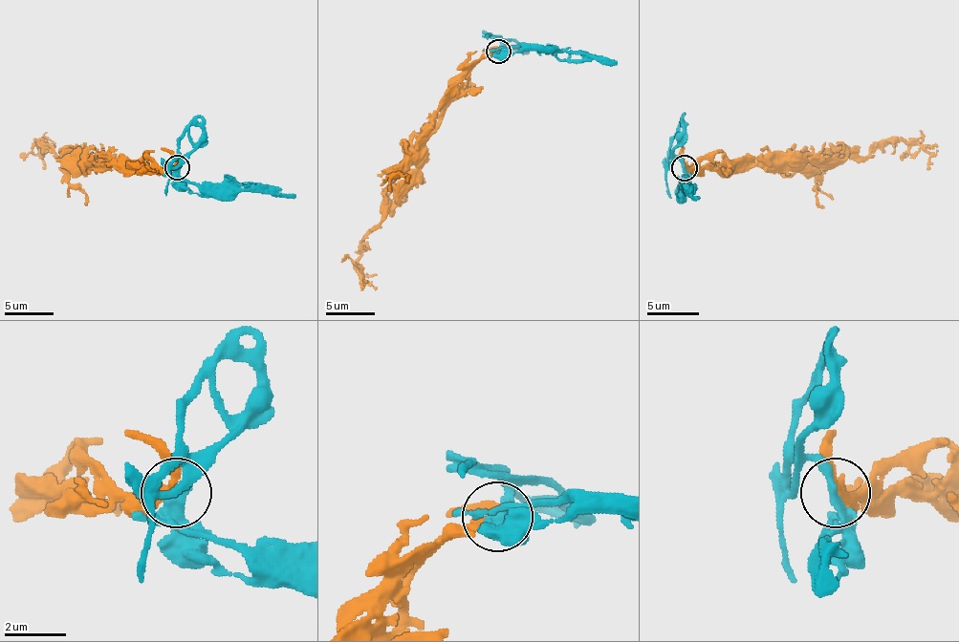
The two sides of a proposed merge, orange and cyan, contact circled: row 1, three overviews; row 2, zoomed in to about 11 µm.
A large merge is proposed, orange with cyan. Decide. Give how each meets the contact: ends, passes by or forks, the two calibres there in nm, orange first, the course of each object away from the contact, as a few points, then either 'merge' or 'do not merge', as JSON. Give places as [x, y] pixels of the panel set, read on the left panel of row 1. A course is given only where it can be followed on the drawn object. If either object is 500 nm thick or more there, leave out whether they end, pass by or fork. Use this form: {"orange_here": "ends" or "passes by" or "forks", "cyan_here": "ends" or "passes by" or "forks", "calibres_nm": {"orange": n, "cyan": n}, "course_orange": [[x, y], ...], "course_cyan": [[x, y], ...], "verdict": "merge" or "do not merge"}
{"orange_here": "passes by", "cyan_here": "forks", "calibres_nm": {"orange": 280, "cyan": 240}, "course_orange": [[175, 167], [114, 164], [73, 167], [43, 142], [36, 145], [43, 155], [43, 169]], "course_cyan": [[178, 167], [183, 177], [197, 183], [260, 188], [294, 196]], "verdict": "merge"}

